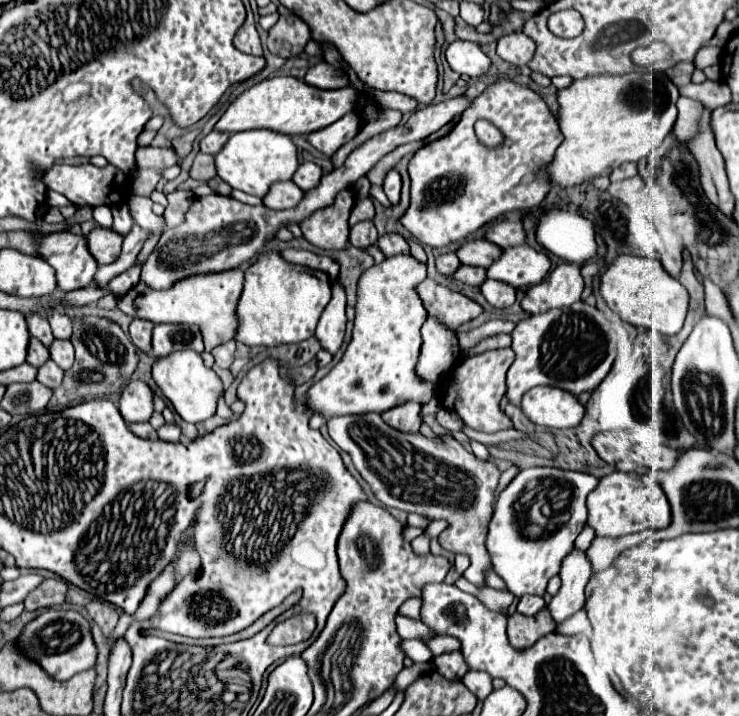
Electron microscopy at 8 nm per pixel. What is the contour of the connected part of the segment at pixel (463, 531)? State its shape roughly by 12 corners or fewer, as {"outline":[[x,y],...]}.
{"outline":[[381,413],[327,421],[387,507],[443,519],[443,549],[485,547],[501,471],[453,435],[425,437]]}

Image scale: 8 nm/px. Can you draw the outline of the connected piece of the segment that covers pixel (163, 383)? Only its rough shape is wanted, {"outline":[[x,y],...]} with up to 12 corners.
{"outline":[[193,349],[155,361],[153,379],[187,423],[225,391]]}

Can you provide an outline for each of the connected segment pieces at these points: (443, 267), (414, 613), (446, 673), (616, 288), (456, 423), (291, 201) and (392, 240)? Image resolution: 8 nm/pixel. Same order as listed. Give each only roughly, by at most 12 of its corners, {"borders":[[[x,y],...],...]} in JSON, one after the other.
{"borders":[[[455,253],[437,257],[437,271],[441,275],[453,275],[459,269]],[[407,599],[399,607],[401,615],[419,619],[421,599]],[[461,651],[433,657],[447,679],[461,679],[469,671]],[[619,255],[601,277],[607,307],[661,335],[681,331],[687,289],[661,261]],[[439,411],[447,431],[461,431],[463,421],[455,411]],[[293,181],[271,185],[263,205],[291,209],[303,199]],[[399,233],[379,237],[385,257],[407,253],[409,245]]]}

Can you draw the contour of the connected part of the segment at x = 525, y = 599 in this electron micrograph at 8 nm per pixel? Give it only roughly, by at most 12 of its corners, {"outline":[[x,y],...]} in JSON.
{"outline":[[523,595],[517,603],[521,615],[535,615],[547,603],[539,595]]}

